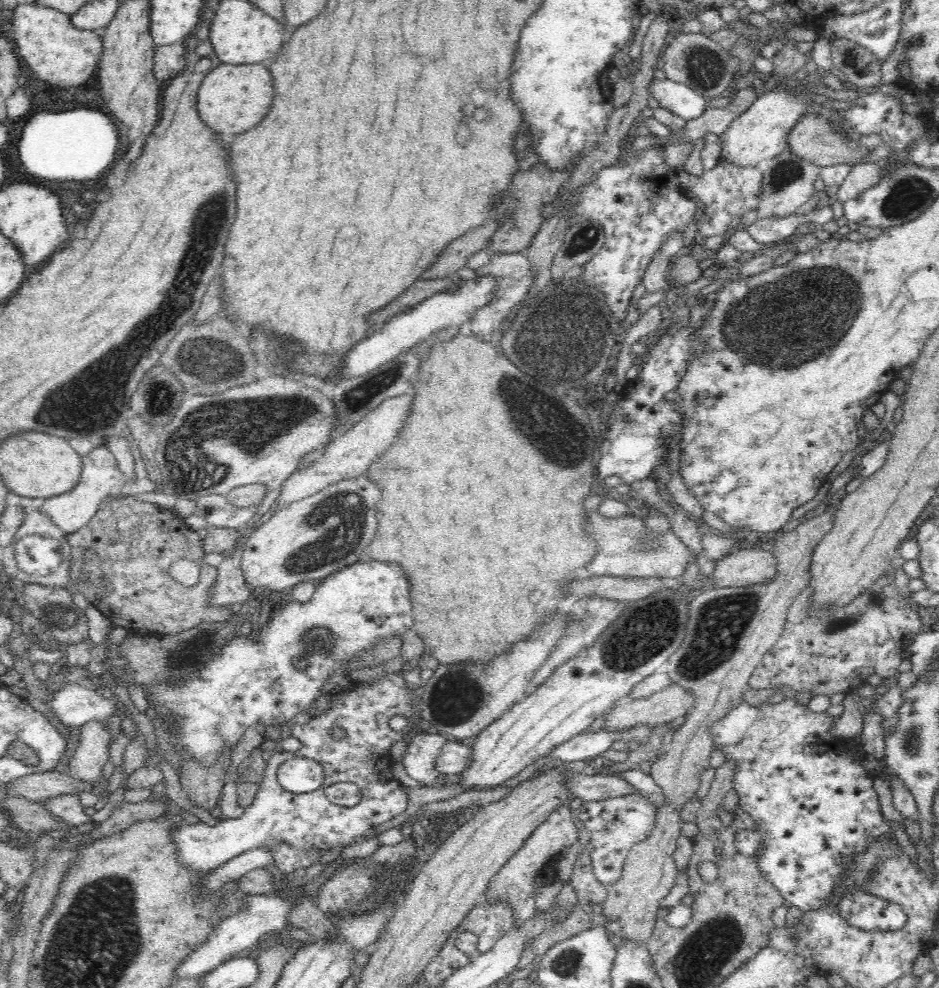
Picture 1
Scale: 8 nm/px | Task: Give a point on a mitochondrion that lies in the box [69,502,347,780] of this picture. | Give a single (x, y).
(188, 654)

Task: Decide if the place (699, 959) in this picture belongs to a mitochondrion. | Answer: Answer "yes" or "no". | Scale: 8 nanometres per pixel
yes

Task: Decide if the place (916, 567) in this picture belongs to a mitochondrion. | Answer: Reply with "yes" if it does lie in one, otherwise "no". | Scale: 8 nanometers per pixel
no

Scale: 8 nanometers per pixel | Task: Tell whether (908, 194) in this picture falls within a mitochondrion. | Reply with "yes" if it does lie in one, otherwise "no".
yes

